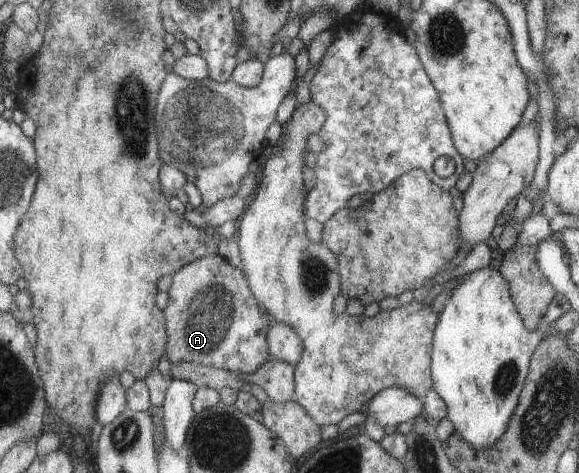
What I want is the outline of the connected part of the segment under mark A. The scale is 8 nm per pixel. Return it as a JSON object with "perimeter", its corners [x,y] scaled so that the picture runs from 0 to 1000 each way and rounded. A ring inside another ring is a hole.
{"perimeter":[[[359,539],[330,552],[295,581],[288,643],[282,653],[292,767],[335,767],[432,793],[466,759],[459,704],[468,672],[446,649],[416,571],[401,564],[380,539]],[[397,670],[439,670],[439,738],[418,738],[418,696],[397,687]]]}

